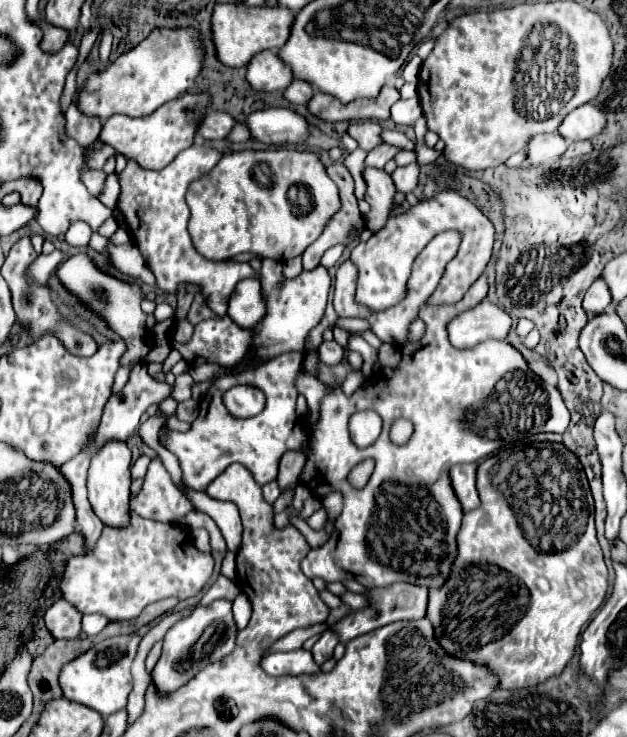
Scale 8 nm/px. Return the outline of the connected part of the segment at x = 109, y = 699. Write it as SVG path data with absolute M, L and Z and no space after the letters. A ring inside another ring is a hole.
M138 634L112 636L112 638L96 644L92 650L78 656L76 660L68 662L60 674L60 686L62 686L64 698L68 698L72 702L80 702L88 708L94 708L104 718L114 712L124 710L128 696L132 692L130 666L132 666L132 660L136 658L140 640L142 638Z

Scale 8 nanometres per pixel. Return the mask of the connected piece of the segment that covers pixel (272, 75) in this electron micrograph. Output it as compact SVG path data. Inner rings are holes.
M264 50L256 54L246 72L246 80L252 84L252 88L262 92L276 92L286 90L288 84L292 84L294 74L292 70L280 60L280 56L272 50Z

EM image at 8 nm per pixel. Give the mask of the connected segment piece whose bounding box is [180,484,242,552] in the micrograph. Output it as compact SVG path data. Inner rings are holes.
M180 484L180 488L184 490L186 498L194 504L196 510L208 514L218 524L228 544L228 550L236 552L242 538L242 518L240 518L238 506L234 502L214 500L206 492L192 492L192 488L188 488L186 484Z

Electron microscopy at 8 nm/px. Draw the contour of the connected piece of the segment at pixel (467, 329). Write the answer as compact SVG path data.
M482 300L448 322L448 340L456 348L472 348L486 340L504 340L512 326L510 316L496 304Z

